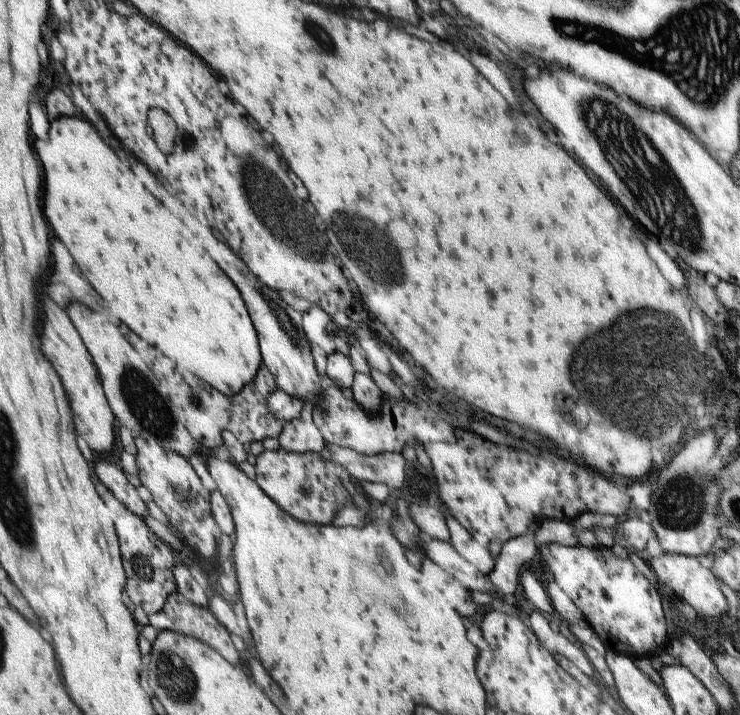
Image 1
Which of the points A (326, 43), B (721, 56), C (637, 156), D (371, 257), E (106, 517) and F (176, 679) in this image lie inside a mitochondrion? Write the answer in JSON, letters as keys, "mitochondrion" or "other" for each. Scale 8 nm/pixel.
{"A":"mitochondrion","B":"mitochondrion","C":"mitochondrion","D":"mitochondrion","E":"other","F":"mitochondrion"}

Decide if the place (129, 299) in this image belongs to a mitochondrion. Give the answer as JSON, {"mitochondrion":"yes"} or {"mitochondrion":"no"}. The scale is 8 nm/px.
{"mitochondrion":"no"}

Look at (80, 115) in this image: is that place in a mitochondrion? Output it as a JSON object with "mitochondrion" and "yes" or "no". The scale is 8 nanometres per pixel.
{"mitochondrion":"no"}

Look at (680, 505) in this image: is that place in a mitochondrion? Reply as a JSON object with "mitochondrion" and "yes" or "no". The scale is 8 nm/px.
{"mitochondrion":"yes"}

